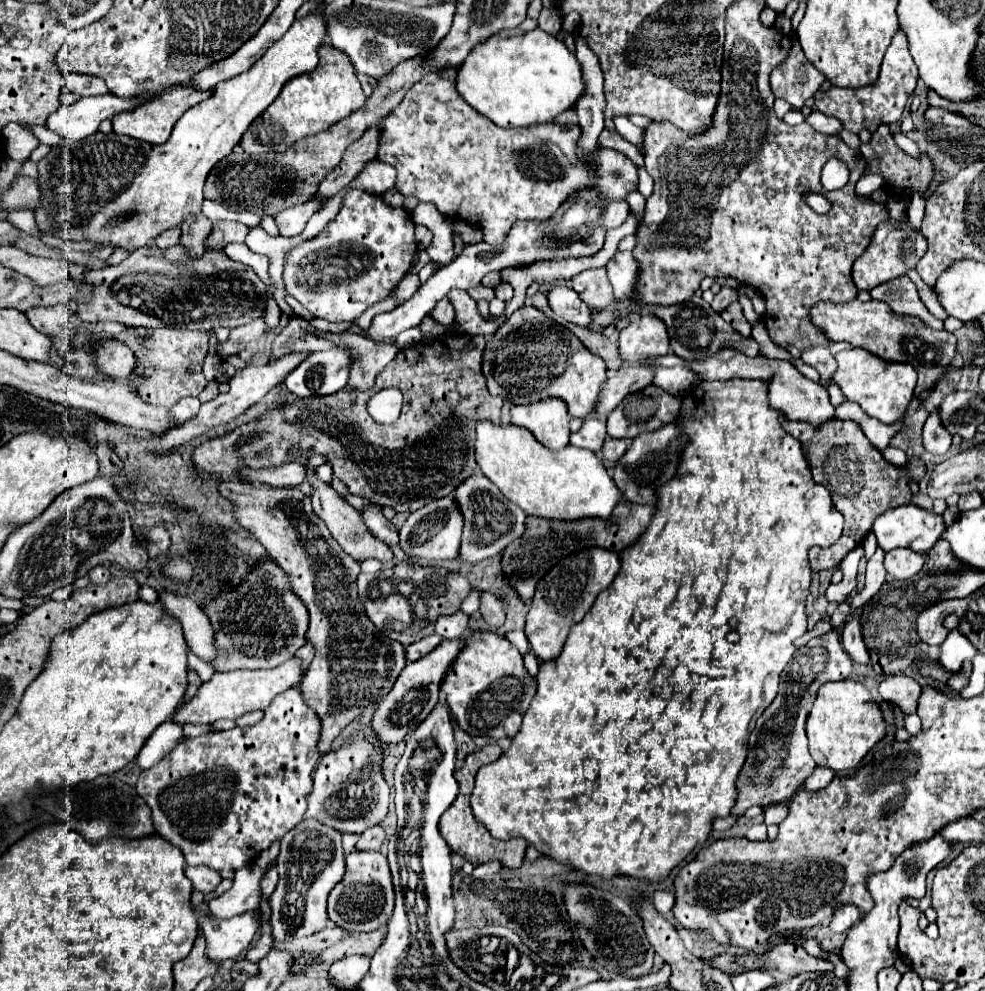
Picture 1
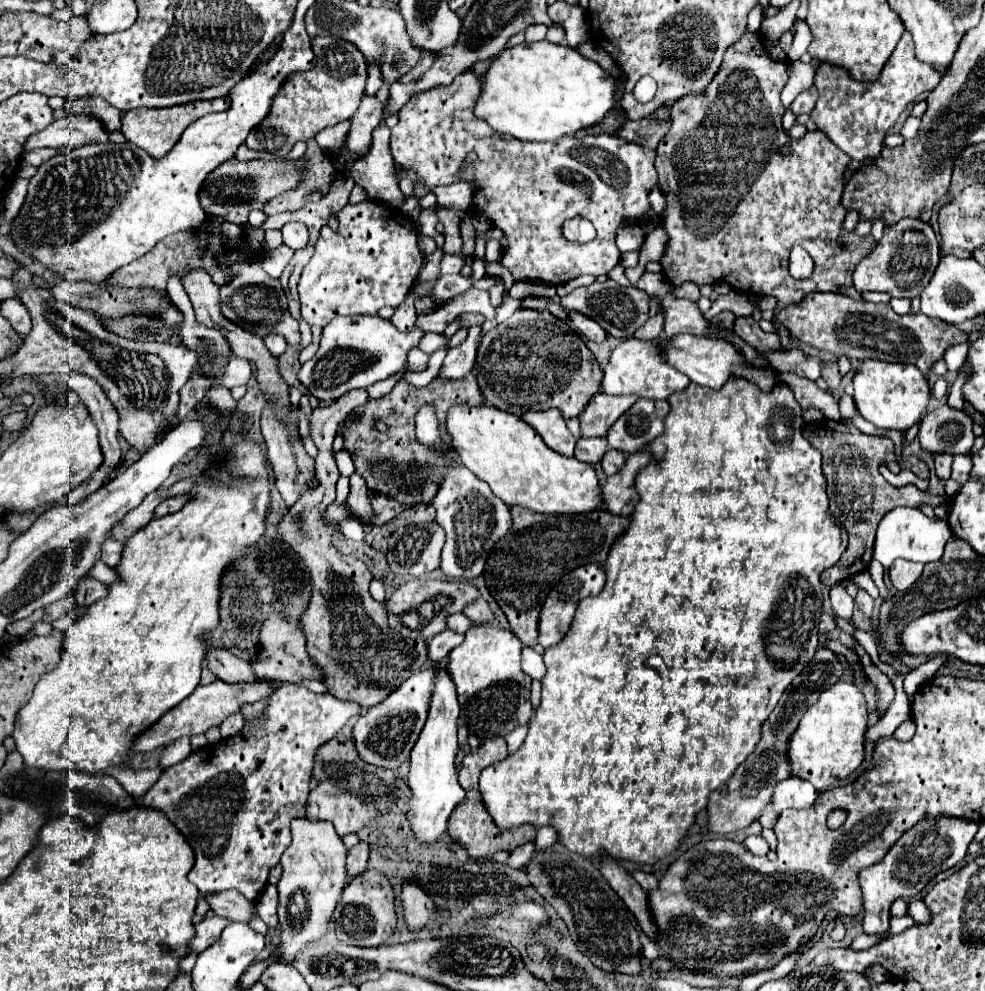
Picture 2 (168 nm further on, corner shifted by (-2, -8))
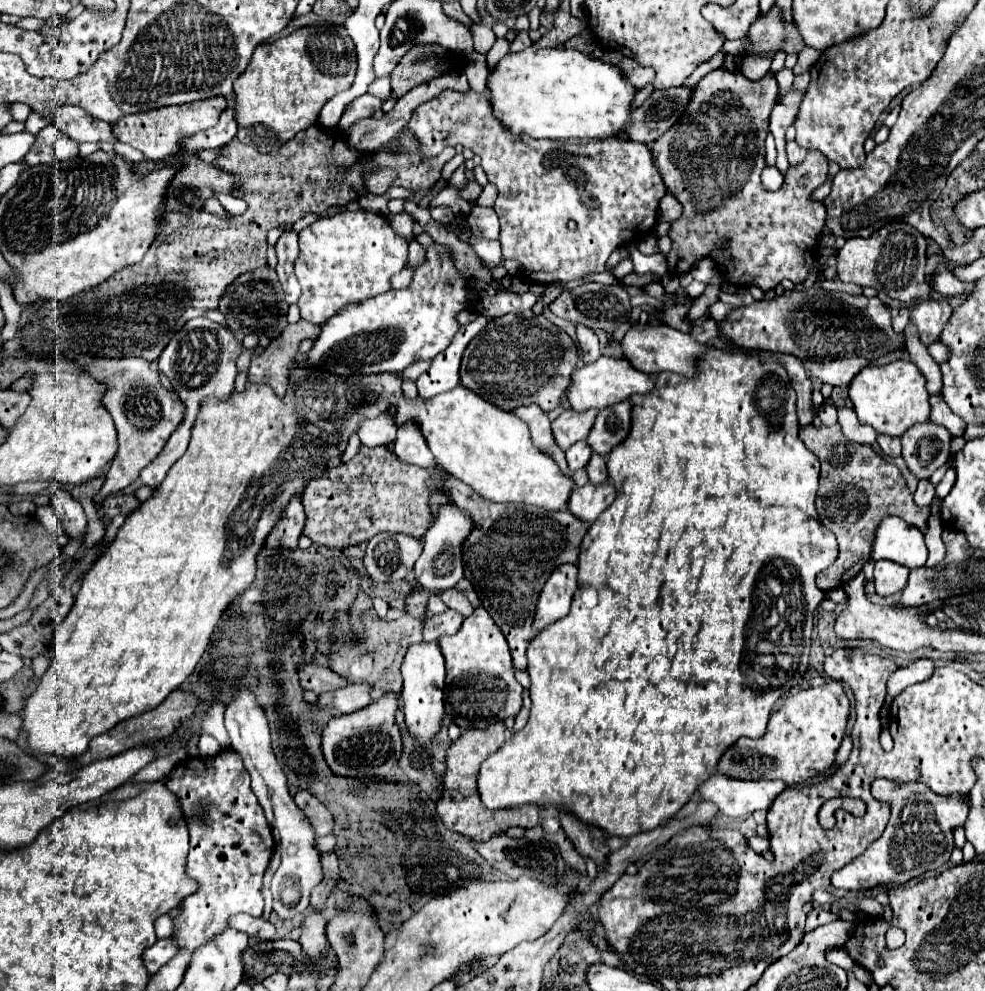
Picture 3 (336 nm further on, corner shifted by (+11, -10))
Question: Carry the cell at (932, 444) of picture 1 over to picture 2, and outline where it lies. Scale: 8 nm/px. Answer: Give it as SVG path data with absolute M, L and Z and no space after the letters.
M934 457L934 465L936 465L936 477L940 481L946 481L950 477L950 465L952 465L952 457Z

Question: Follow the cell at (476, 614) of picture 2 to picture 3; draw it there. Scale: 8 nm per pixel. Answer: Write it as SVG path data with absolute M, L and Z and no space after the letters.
M455 589L443 591L443 593L441 593L441 599L443 599L443 603L445 603L449 609L455 609L455 611L461 613L463 617L467 617L469 613L473 613L471 603L467 601L467 597L465 597L461 591L455 591Z

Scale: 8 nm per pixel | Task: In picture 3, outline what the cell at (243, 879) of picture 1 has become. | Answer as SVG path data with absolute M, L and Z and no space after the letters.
M159 939L153 947L149 947L145 953L143 953L143 961L145 961L145 967L147 971L153 975L157 973L165 963L169 963L175 955L177 955L179 947L175 945L175 939Z

